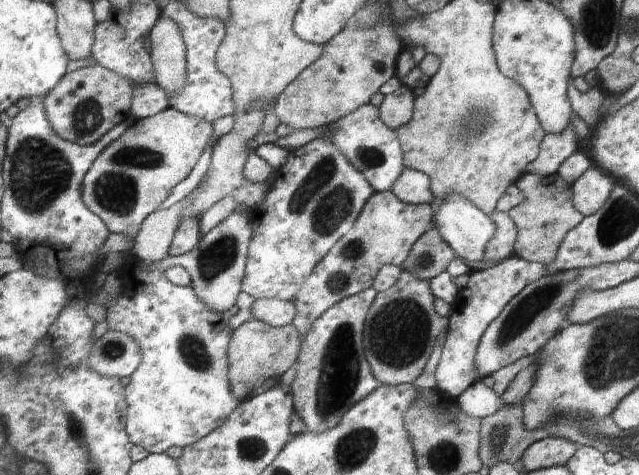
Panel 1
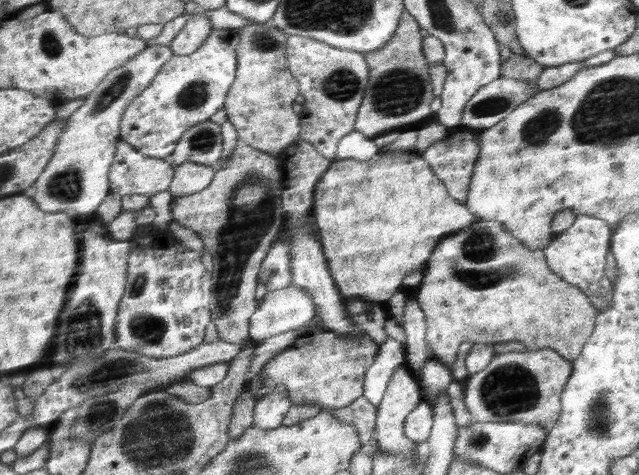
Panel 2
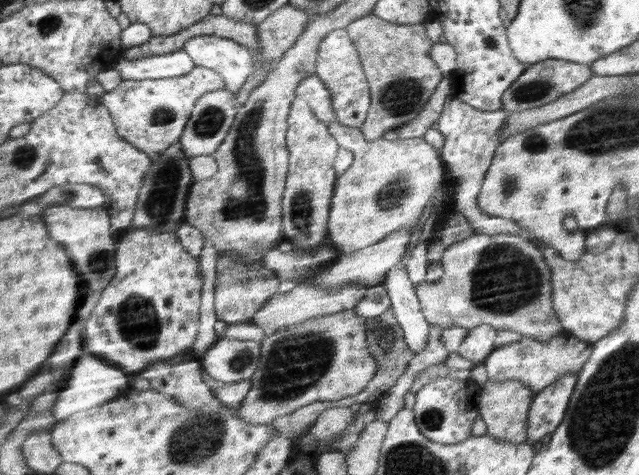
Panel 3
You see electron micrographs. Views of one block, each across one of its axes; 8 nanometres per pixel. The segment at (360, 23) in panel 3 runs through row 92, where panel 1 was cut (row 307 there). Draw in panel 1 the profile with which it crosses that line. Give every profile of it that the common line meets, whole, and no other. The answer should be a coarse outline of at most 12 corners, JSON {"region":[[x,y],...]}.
{"region":[[403,269],[377,293],[363,351],[380,384],[412,384],[449,316]]}

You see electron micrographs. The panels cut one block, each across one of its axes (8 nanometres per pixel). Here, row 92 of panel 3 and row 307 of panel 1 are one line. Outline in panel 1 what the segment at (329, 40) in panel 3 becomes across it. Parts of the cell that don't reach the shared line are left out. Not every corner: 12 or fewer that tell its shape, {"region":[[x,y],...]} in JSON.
{"region":[[372,286],[301,341],[291,392],[310,433],[380,384],[363,351]]}

